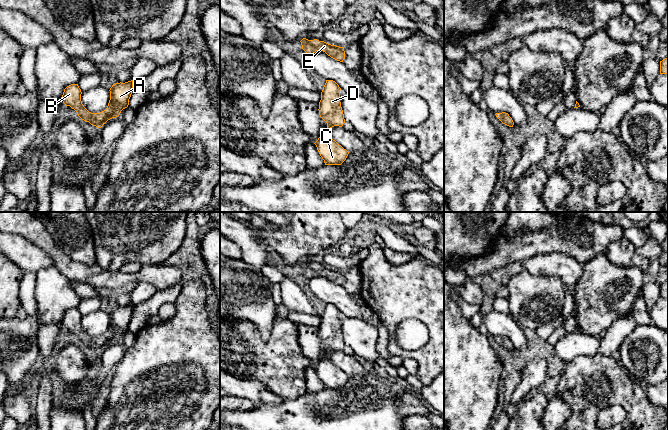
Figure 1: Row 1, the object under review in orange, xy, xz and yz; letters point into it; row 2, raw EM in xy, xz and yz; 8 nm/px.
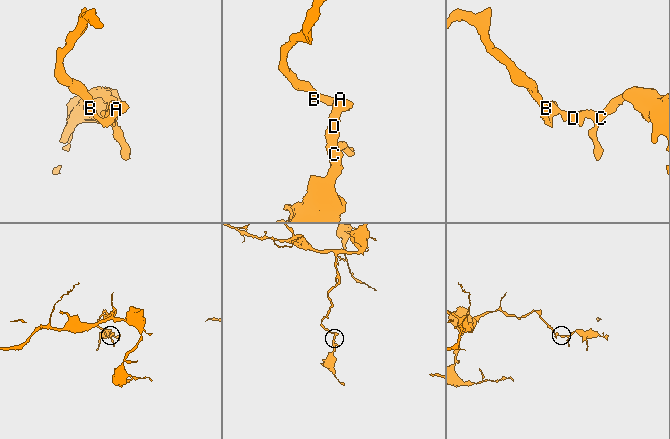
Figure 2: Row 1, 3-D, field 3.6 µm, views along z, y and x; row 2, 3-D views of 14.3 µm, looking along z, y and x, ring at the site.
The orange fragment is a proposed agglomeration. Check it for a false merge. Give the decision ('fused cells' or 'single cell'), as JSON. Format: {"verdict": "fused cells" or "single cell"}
{"verdict": "single cell"}

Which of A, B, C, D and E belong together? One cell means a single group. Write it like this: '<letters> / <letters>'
A B C D E

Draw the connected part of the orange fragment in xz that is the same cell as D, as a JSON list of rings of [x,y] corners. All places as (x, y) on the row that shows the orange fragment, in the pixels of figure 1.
[[[326,80],[321,92],[318,110],[320,117],[327,123],[327,128],[314,144],[325,165],[341,165],[349,154],[329,135],[330,128],[334,126],[342,127],[345,123],[340,102],[340,90],[341,88],[335,81]]]

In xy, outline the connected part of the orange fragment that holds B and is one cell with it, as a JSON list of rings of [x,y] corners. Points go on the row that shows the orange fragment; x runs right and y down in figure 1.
[[[133,80],[125,83],[113,84],[110,88],[110,100],[107,108],[99,113],[89,112],[81,101],[81,89],[78,84],[71,84],[64,89],[61,100],[66,106],[74,109],[85,122],[101,128],[108,120],[116,118],[121,111],[128,107],[133,91]]]

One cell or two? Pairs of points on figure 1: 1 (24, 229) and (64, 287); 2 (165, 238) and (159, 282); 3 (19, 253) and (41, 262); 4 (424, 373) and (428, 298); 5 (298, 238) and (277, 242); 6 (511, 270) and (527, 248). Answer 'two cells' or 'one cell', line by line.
1: two cells
2: two cells
3: one cell
4: one cell
5: one cell
6: two cells

